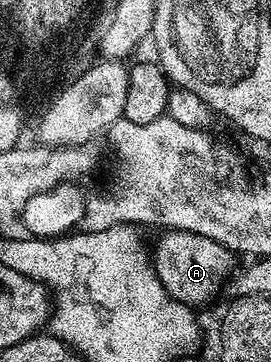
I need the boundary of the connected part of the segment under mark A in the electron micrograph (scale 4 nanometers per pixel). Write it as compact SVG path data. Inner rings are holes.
M182 229L165 230L152 247L152 264L165 291L171 298L191 307L212 298L225 286L236 267L235 254L214 239Z

